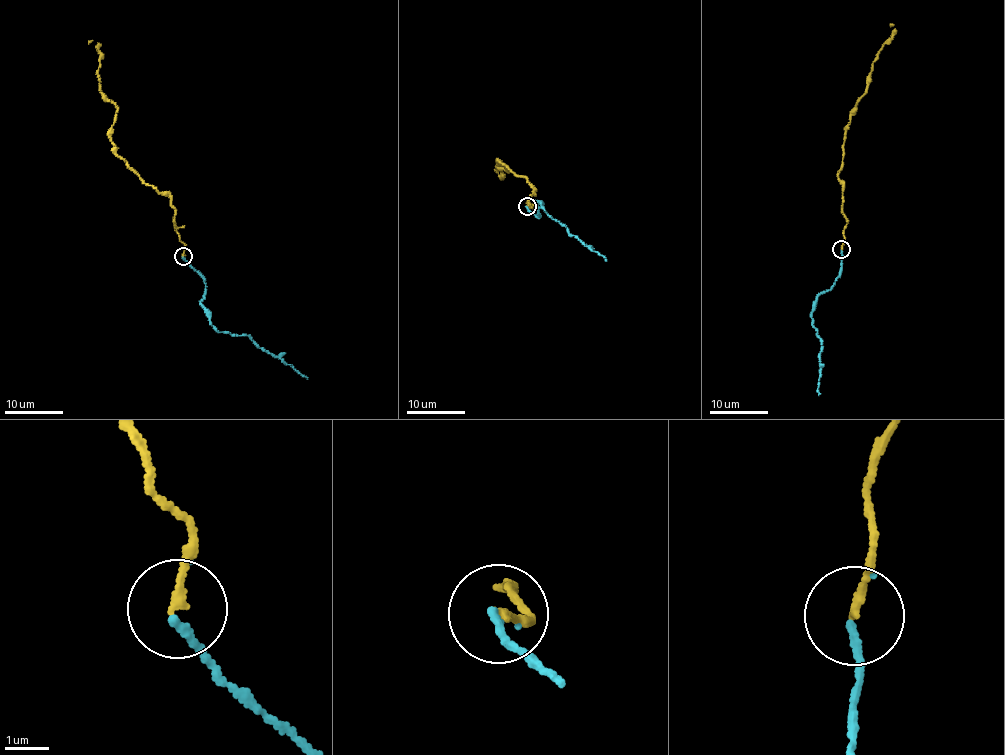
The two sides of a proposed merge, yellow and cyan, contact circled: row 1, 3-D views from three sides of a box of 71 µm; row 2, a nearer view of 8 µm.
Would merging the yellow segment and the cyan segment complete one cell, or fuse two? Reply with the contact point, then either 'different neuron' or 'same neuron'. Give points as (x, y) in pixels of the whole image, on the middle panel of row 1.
place (527, 206); same neuron

